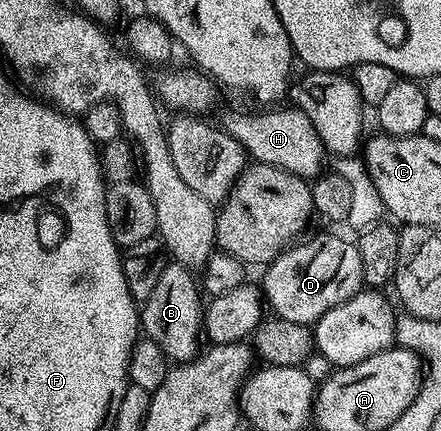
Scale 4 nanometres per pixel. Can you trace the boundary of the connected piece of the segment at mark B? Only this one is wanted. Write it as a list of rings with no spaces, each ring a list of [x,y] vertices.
[[[171,261],[164,266],[161,277],[157,277],[157,286],[153,289],[153,294],[149,296],[146,303],[142,304],[141,307],[141,327],[142,330],[146,333],[146,336],[150,339],[157,341],[157,345],[161,345],[161,349],[165,354],[167,354],[168,360],[171,361],[186,361],[188,359],[194,359],[197,352],[200,350],[199,347],[199,335],[201,339],[201,332],[203,331],[203,313],[205,310],[204,300],[199,300],[199,295],[201,296],[201,287],[197,282],[196,276],[195,279],[193,276],[192,268],[188,267],[185,263],[178,263],[176,261]]]

